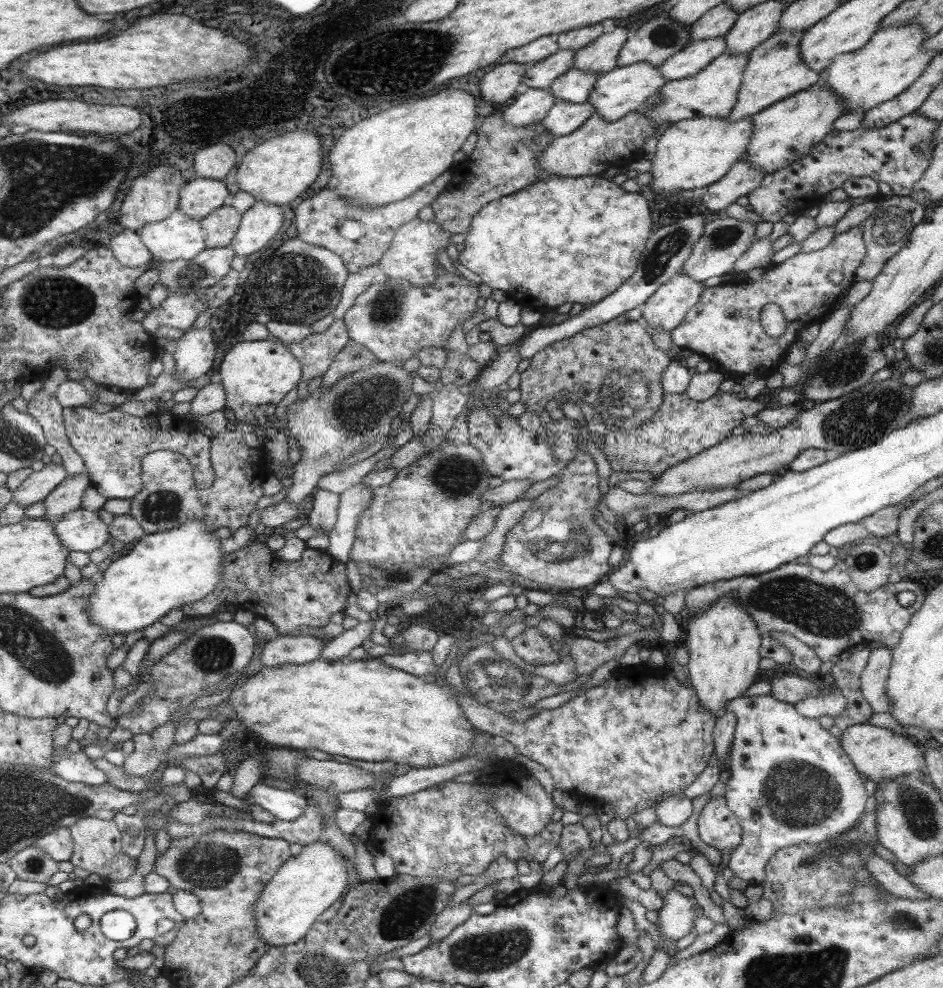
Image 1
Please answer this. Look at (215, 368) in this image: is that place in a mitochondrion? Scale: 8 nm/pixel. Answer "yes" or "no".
no

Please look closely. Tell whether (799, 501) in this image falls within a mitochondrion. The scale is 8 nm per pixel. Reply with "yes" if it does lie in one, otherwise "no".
no

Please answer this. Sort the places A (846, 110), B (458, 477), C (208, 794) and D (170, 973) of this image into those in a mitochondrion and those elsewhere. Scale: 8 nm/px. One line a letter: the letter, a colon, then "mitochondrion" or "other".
A: other
B: mitochondrion
C: other
D: other

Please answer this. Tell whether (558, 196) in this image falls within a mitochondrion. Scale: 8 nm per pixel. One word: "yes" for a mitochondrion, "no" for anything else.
no

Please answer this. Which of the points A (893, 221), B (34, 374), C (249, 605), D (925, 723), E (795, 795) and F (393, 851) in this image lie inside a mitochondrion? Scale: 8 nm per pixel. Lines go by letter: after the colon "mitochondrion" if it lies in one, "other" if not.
A: mitochondrion
B: other
C: other
D: other
E: mitochondrion
F: other

